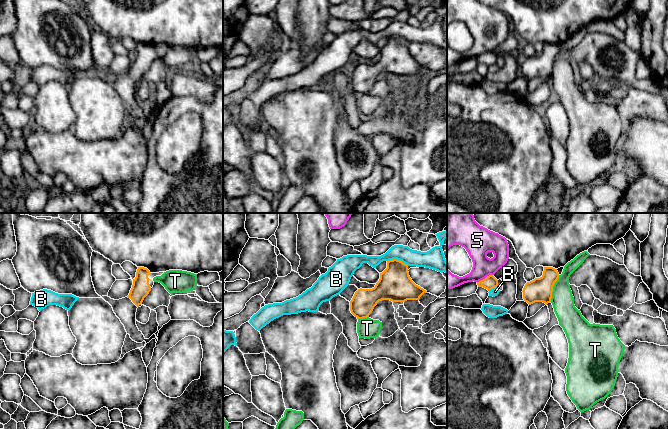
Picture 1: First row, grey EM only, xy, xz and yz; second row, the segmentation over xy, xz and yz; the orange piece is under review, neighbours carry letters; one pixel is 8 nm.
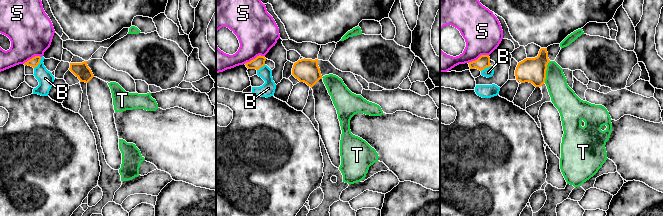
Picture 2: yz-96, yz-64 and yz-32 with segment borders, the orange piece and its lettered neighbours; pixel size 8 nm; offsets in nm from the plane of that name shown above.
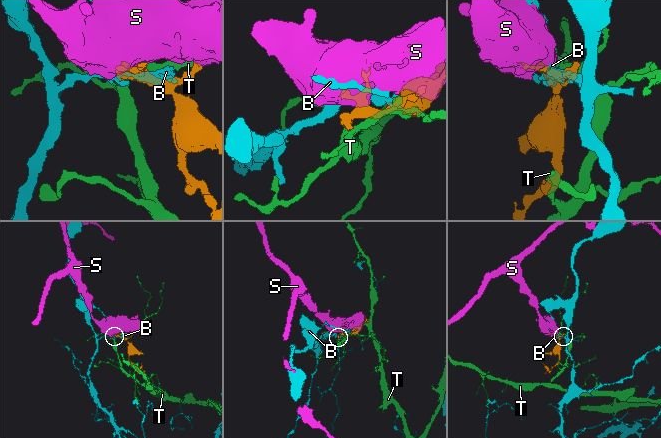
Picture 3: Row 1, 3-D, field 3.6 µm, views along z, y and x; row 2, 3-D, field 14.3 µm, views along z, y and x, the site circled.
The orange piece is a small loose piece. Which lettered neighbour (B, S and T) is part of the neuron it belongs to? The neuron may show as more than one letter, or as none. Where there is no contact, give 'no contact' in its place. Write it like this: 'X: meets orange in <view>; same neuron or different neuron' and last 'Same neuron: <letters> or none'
B: meets orange in xz; different neuron
S: meets orange in yz; different neuron
T: meets orange in yz; different neuron
Same neuron: none

